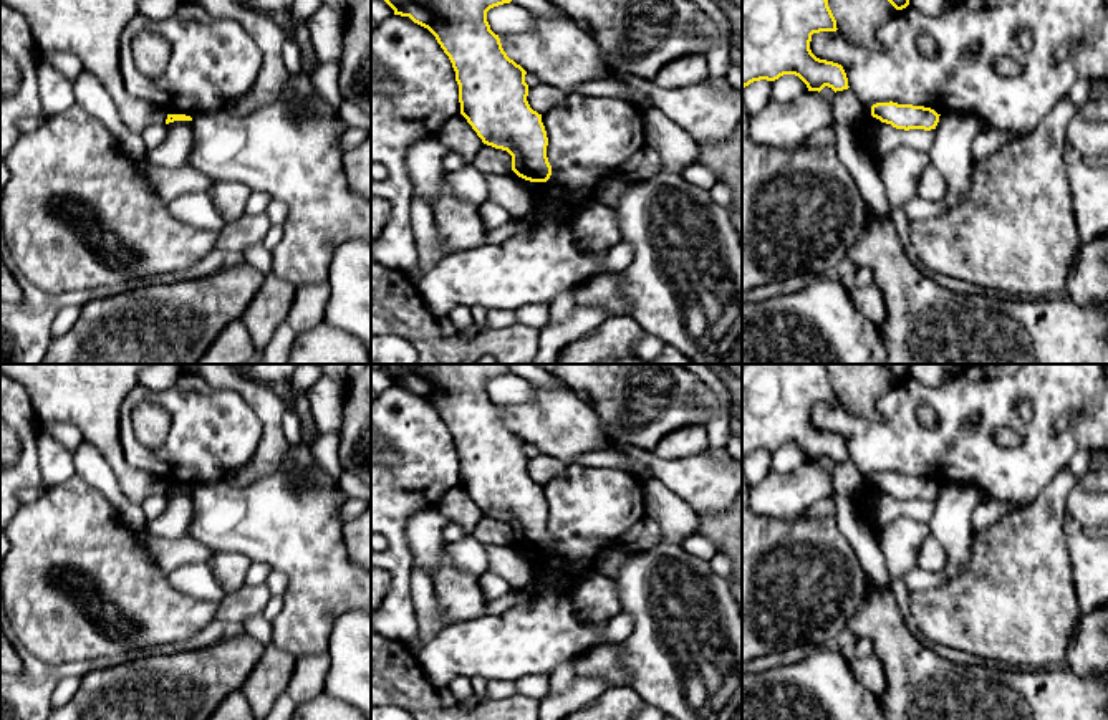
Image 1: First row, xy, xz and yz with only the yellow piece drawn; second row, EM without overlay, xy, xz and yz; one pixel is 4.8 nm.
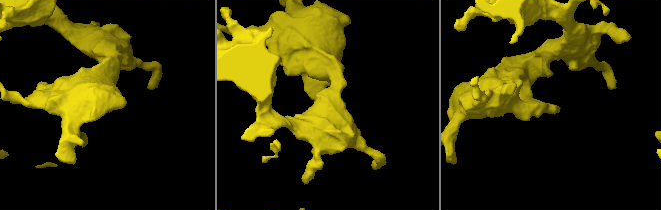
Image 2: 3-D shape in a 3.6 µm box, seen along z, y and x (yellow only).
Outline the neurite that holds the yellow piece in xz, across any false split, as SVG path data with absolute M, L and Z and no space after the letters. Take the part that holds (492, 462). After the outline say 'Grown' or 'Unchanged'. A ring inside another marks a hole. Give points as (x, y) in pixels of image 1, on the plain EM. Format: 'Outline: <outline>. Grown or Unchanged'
Outline: M371 364L384 371L394 386L409 387L427 399L449 427L459 455L460 485L484 515L507 521L512 541L530 553L547 553L552 536L547 528L548 508L542 485L527 472L527 442L507 427L499 406L490 401L487 382L510 374L510 364Z. Unchanged

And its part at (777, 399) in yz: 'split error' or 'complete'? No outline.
complete

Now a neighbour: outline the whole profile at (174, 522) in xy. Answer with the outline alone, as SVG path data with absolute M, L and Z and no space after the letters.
M174 492L167 495L167 508L156 520L146 523L146 531L154 536L179 540L189 536L194 518L194 500L190 492Z

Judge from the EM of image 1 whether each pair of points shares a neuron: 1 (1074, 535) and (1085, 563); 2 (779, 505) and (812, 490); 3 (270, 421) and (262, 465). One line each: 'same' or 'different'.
1: same
2: same
3: same

